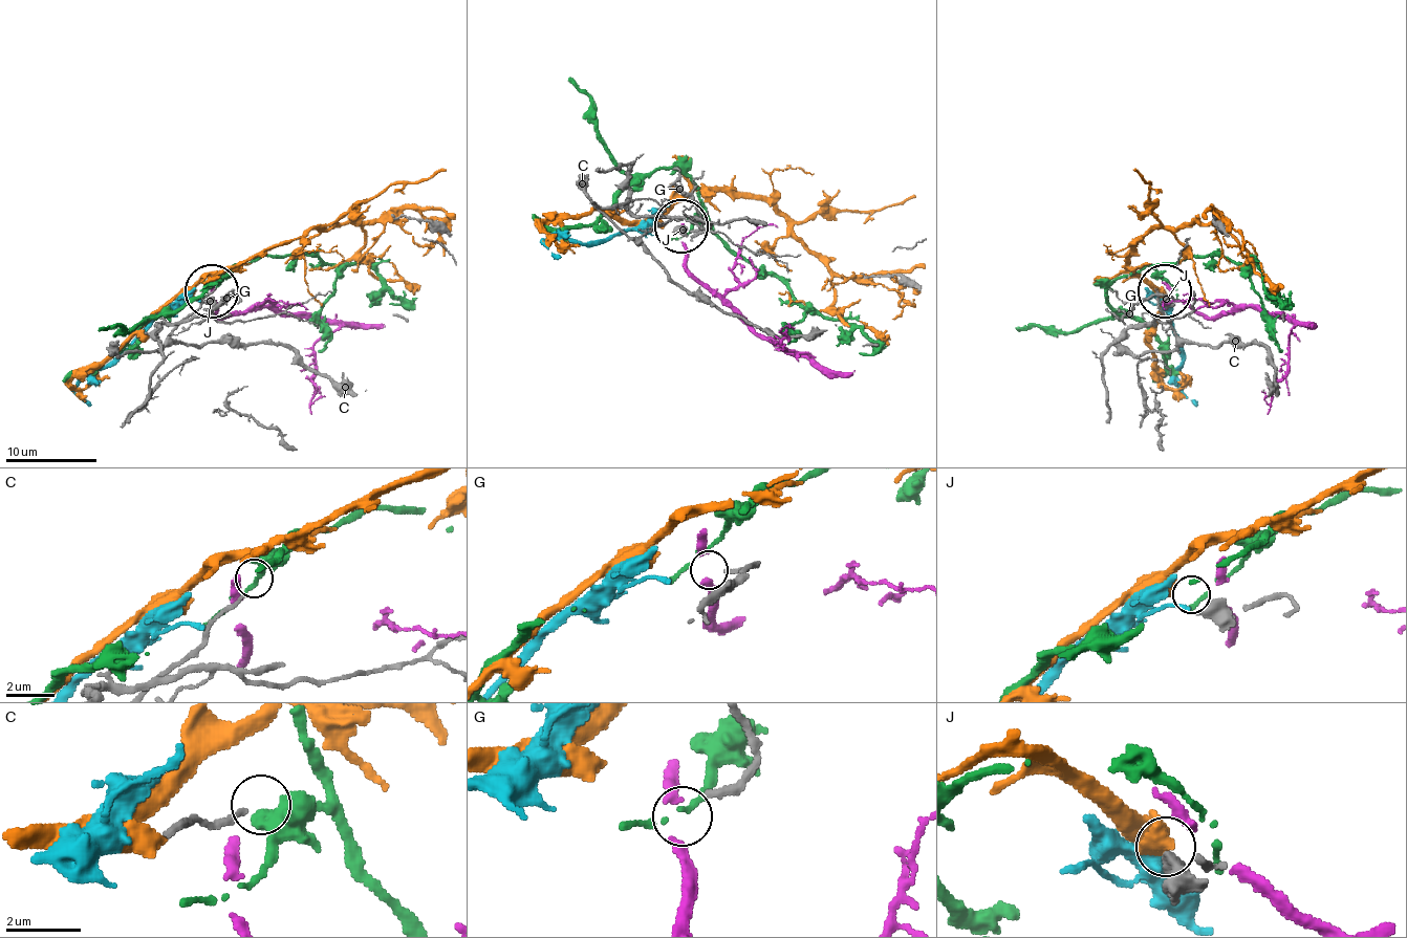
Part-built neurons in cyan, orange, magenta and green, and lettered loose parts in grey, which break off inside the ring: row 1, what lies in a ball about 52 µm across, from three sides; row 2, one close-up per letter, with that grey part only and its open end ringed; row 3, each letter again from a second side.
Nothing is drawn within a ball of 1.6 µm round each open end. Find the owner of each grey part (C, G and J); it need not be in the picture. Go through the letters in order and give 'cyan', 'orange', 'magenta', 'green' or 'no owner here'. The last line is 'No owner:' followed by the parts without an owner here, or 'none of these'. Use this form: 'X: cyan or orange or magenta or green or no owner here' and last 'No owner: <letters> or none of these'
C: no owner here
G: magenta
J: orange
No owner: C

